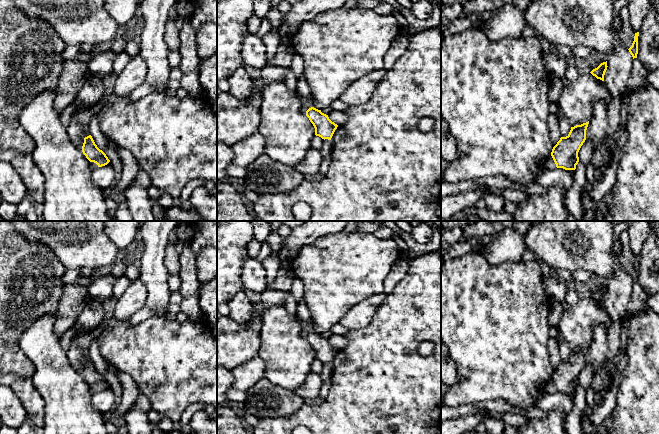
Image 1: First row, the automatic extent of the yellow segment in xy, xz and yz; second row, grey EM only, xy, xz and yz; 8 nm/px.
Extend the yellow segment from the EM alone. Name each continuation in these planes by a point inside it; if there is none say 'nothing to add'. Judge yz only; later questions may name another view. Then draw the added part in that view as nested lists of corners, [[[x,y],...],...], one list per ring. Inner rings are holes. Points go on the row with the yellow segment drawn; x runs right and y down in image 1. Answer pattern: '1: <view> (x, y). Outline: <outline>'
1: yz (549, 163). Outline: [[[549,156],[545,159],[544,163],[541,165],[542,169],[555,169],[556,164],[552,158],[552,156]]]

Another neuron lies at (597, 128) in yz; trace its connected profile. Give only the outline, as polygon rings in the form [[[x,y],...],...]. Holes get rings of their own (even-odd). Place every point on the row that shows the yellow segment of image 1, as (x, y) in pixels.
[[[599,101],[594,107],[593,117],[588,124],[586,140],[590,139],[593,141],[593,152],[607,135],[607,110],[608,104],[605,101]]]

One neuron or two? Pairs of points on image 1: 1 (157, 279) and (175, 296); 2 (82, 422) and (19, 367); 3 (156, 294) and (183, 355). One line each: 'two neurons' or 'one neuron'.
1: two neurons
2: two neurons
3: two neurons

